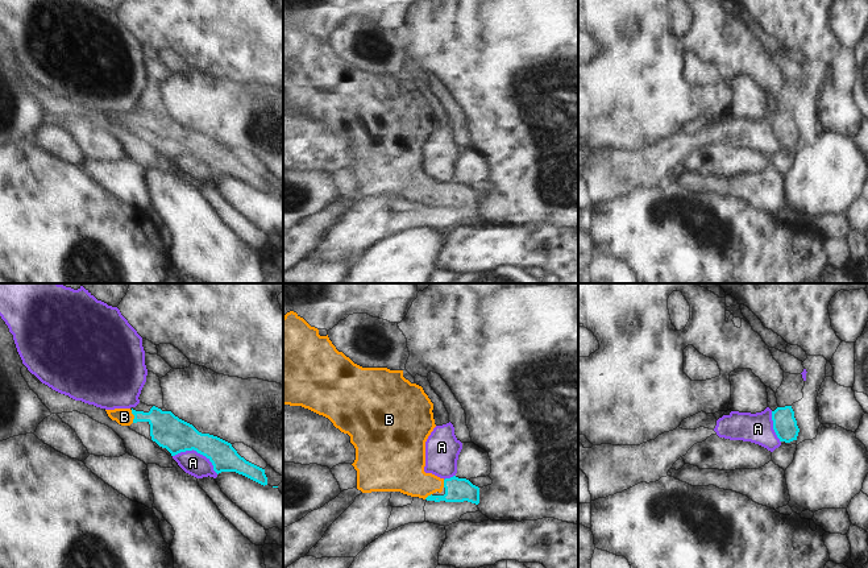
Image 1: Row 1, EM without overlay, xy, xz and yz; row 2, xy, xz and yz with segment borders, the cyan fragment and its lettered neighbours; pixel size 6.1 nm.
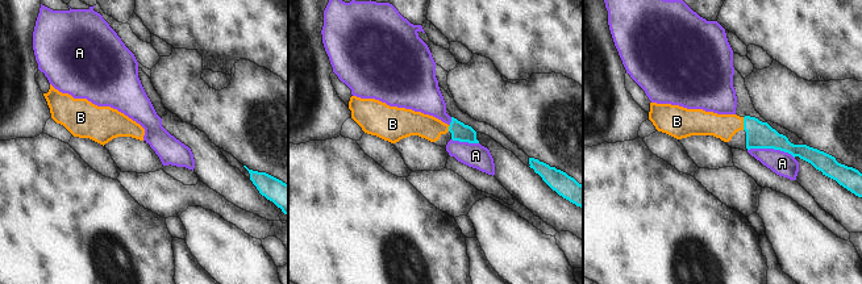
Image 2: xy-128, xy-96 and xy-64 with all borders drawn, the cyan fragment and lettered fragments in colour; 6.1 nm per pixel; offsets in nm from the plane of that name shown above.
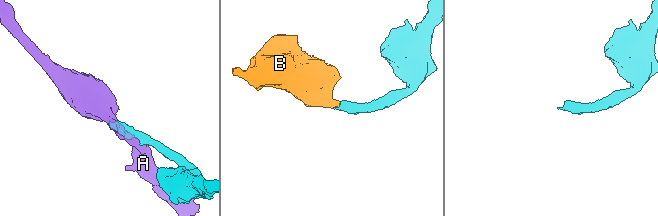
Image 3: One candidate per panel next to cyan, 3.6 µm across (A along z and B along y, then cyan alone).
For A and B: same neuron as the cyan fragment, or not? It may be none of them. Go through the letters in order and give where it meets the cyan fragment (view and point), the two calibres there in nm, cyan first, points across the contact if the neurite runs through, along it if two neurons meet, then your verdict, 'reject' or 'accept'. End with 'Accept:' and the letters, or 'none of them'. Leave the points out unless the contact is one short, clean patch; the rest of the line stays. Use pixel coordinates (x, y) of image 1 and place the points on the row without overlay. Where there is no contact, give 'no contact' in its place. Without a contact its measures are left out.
A: xy (198, 157) | 200/140 nm | reject
B: xy (135, 121) | 200/110 nm | across xy (169, 136), (154, 121), (135, 121), (124, 121) | accept
Accept: B

